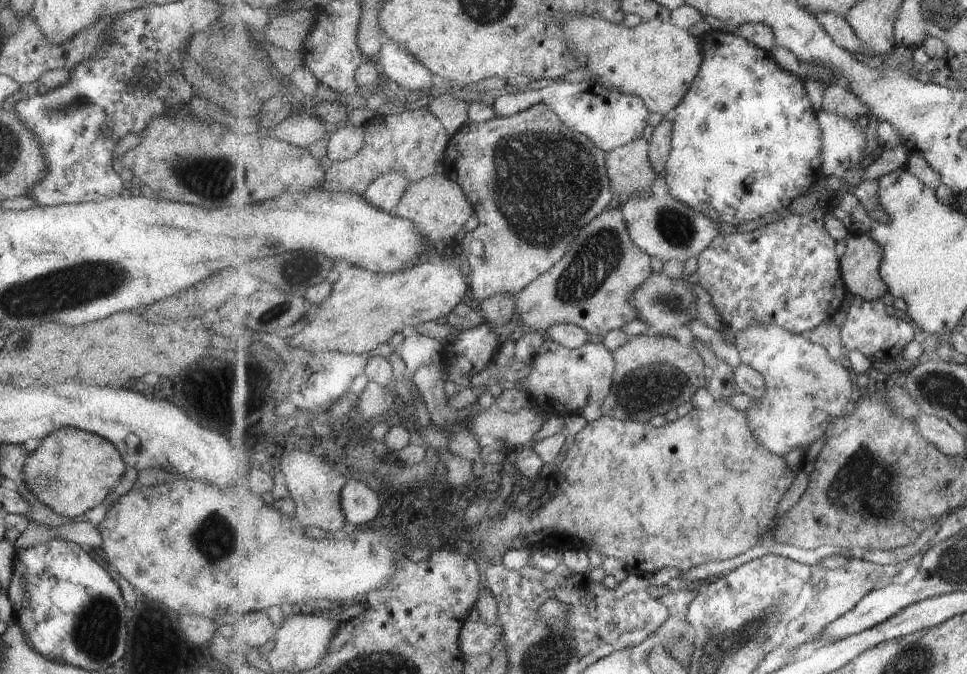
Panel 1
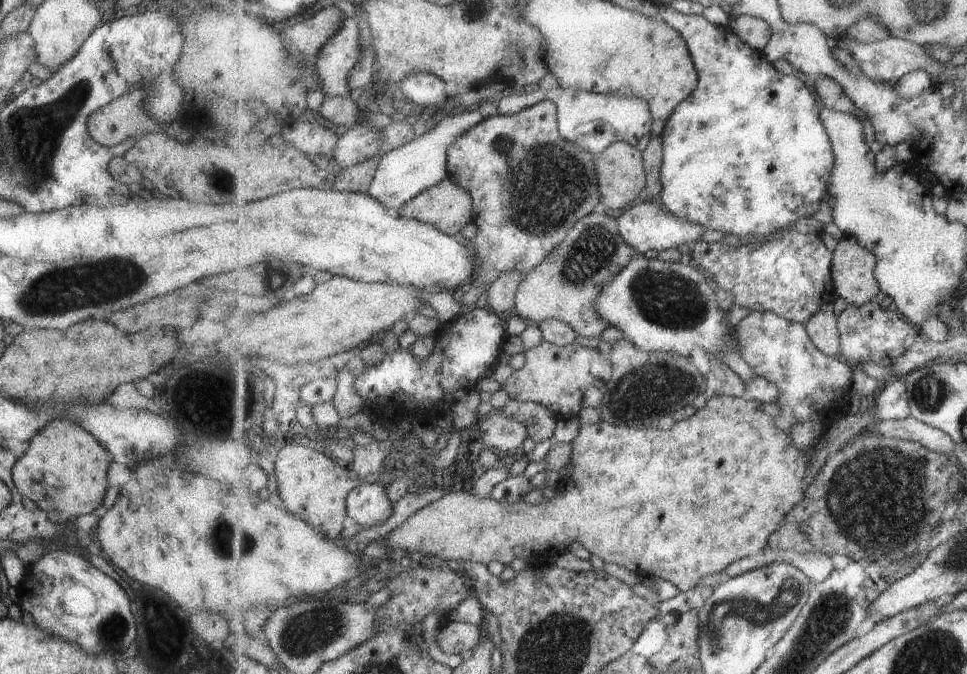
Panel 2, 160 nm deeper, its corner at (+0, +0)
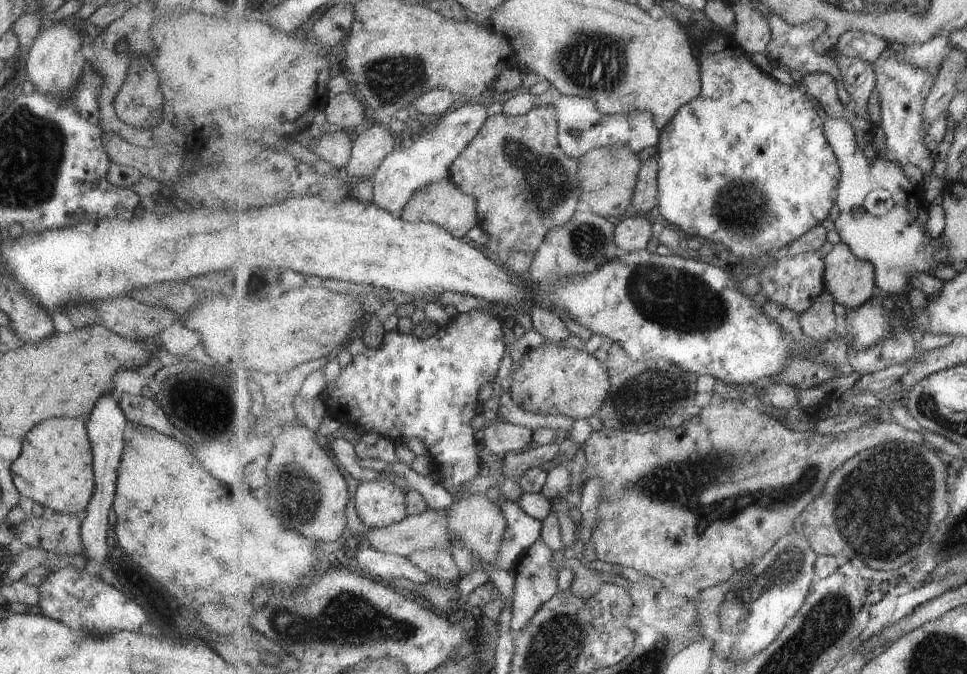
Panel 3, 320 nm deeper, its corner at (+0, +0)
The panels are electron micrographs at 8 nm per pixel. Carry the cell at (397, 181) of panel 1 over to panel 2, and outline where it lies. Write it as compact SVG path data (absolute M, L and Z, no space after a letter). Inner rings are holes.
M476 108L458 115L449 114L420 137L402 147L387 151L380 158L378 169L367 193L389 210L395 208L399 212L400 208L403 208L410 200L449 177L448 154L450 148L459 140L460 136L467 131L472 131L485 119Z

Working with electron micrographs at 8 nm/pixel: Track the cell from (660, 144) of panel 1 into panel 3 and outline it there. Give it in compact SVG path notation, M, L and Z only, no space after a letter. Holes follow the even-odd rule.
M657 153L642 164L640 181L637 183L636 192L632 200L634 212L649 214L655 206L659 205L658 178L660 176L660 163Z

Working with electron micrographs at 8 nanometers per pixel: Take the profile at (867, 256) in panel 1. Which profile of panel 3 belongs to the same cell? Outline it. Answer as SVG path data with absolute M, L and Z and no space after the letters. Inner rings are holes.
M841 242L824 257L826 271L824 281L826 290L829 291L836 302L850 309L858 309L875 296L876 267L869 261L857 258L852 253L849 245Z

